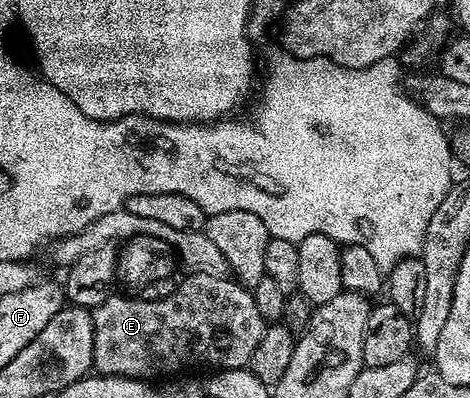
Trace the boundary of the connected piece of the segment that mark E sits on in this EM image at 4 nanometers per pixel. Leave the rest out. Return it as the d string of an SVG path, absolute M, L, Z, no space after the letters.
M192 272L191 277L187 277L178 286L174 286L173 291L168 297L162 297L156 301L144 301L142 297L133 297L124 295L124 297L115 297L109 295L101 304L95 306L91 317L93 321L93 369L96 374L105 377L132 377L138 381L144 379L163 379L166 373L179 373L182 369L203 369L199 371L226 371L228 369L242 369L250 366L251 356L261 343L261 335L265 328L265 322L261 313L257 309L257 303L254 302L254 295L250 288L244 287L238 281L227 275L216 275L213 273Z

